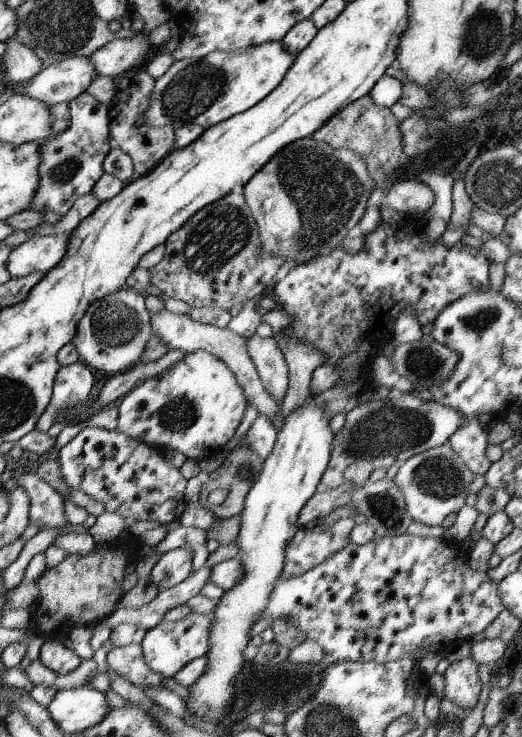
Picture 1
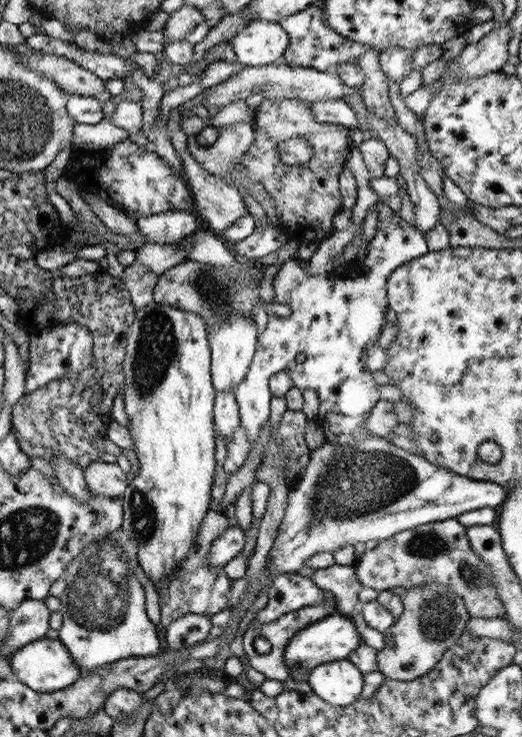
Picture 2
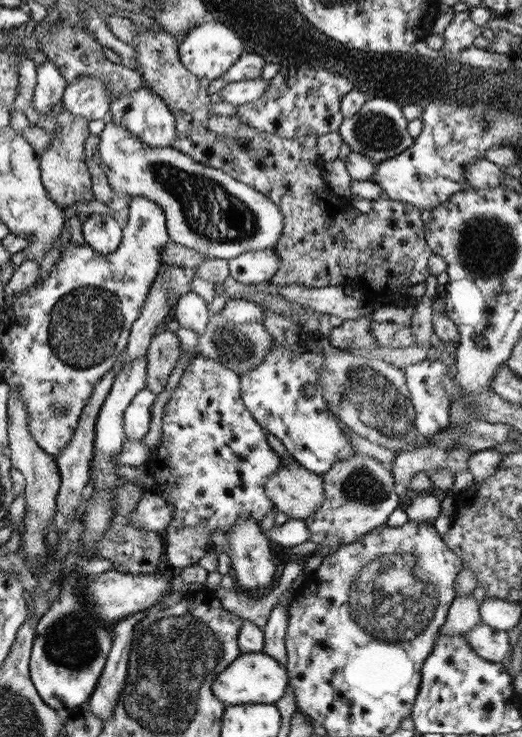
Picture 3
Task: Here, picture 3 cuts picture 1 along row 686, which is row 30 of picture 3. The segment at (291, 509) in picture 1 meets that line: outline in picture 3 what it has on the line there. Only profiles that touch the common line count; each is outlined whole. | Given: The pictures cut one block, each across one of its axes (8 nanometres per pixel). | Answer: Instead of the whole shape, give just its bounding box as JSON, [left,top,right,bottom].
[177,21,243,81]

